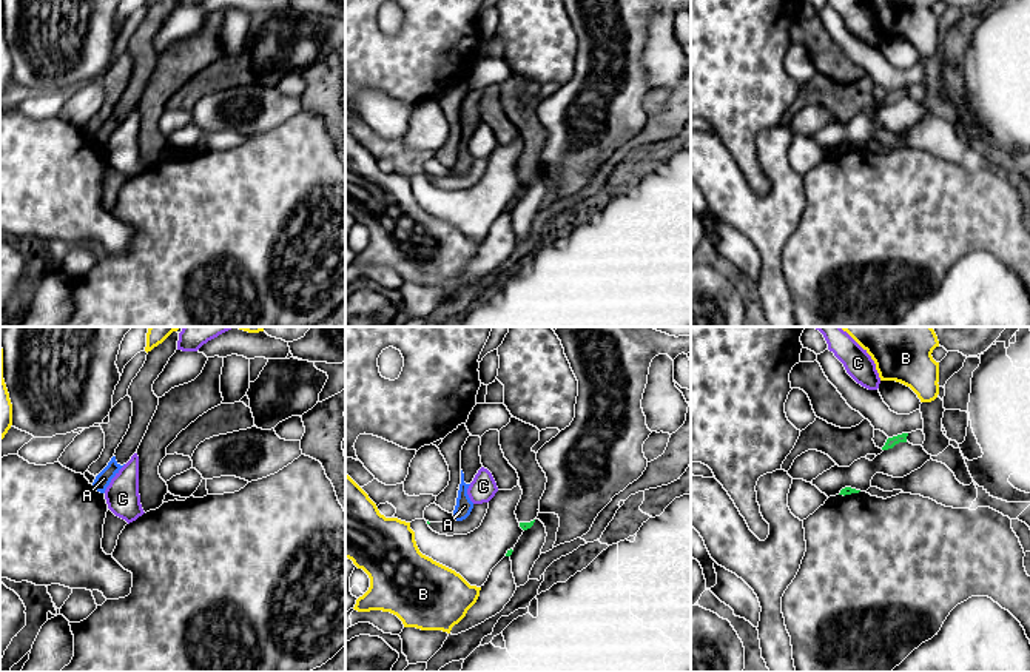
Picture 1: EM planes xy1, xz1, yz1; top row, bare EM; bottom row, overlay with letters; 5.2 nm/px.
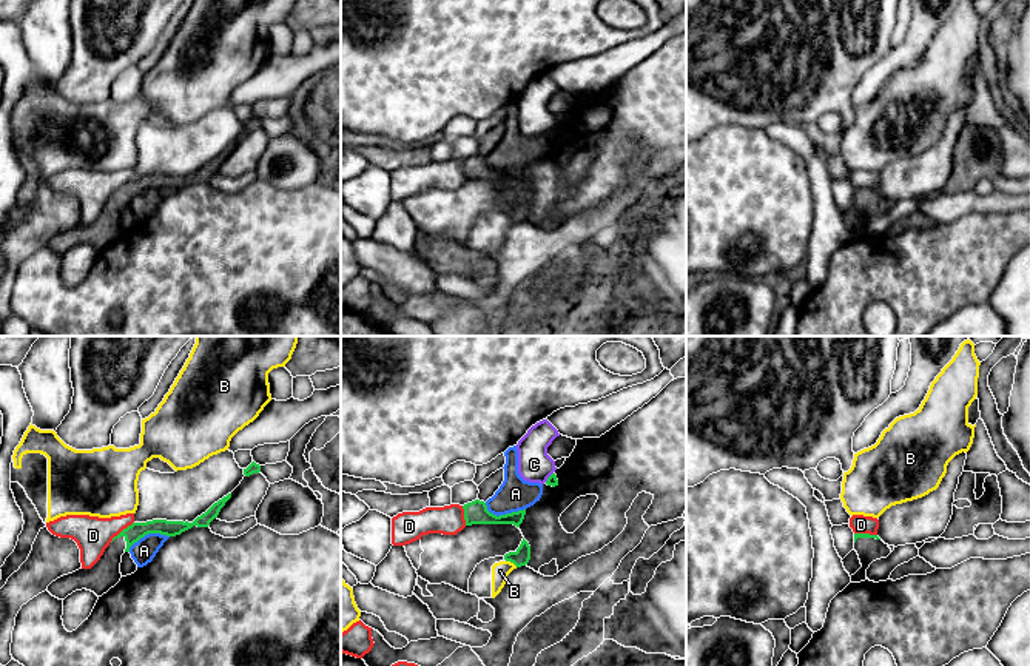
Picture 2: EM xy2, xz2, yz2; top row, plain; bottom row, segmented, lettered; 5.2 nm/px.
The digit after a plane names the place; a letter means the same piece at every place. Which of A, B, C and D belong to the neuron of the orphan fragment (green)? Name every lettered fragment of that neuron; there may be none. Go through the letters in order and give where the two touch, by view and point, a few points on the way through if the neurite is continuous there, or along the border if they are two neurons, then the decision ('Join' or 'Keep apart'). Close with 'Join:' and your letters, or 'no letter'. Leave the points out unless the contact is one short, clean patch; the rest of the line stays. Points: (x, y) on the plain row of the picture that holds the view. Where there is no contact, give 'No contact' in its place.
A: Touches green at xz2 (503, 170). Boundary: xz2 (484, 158), (497, 170), (517, 167), (525, 162). Keep apart
B: Touches green at xz2 (512, 216). Keep apart
C: Touches green at xz2 (549, 131). Boundary: xz2 (552, 127), (545, 136). Keep apart
D: Touches green at xy2 (122, 185). Boundary: xy2 (133, 176), (110, 196). Keep apart
Join: no letter

